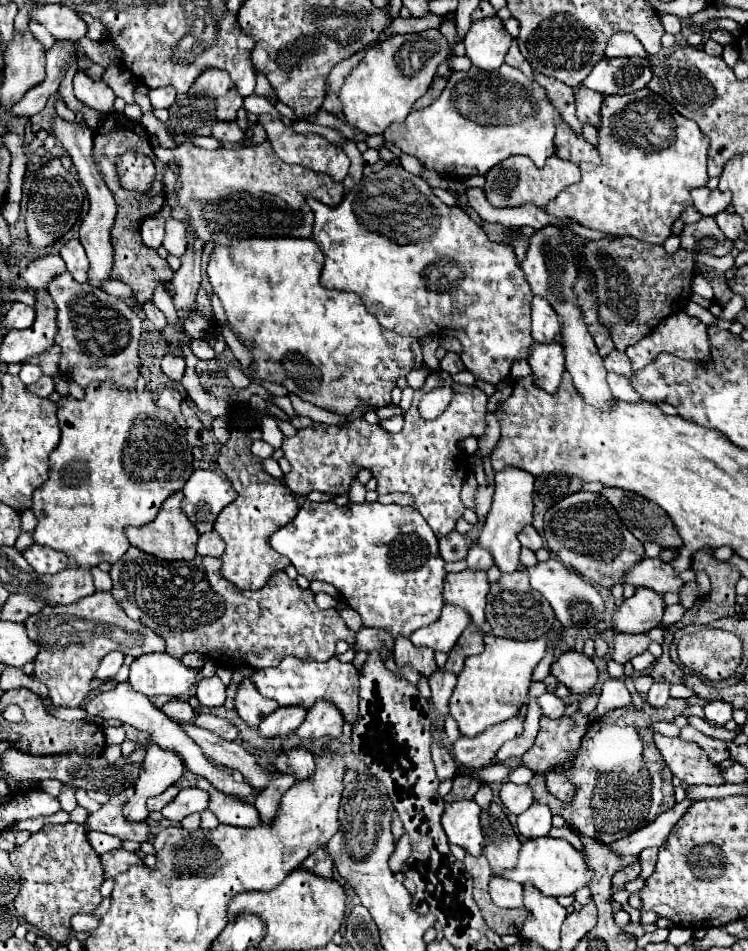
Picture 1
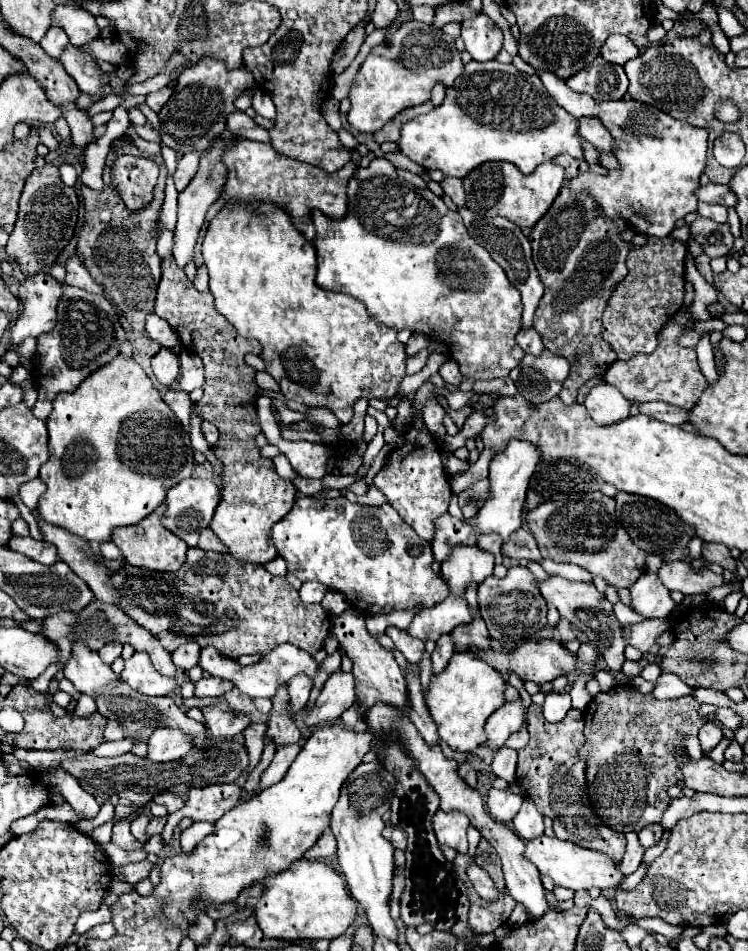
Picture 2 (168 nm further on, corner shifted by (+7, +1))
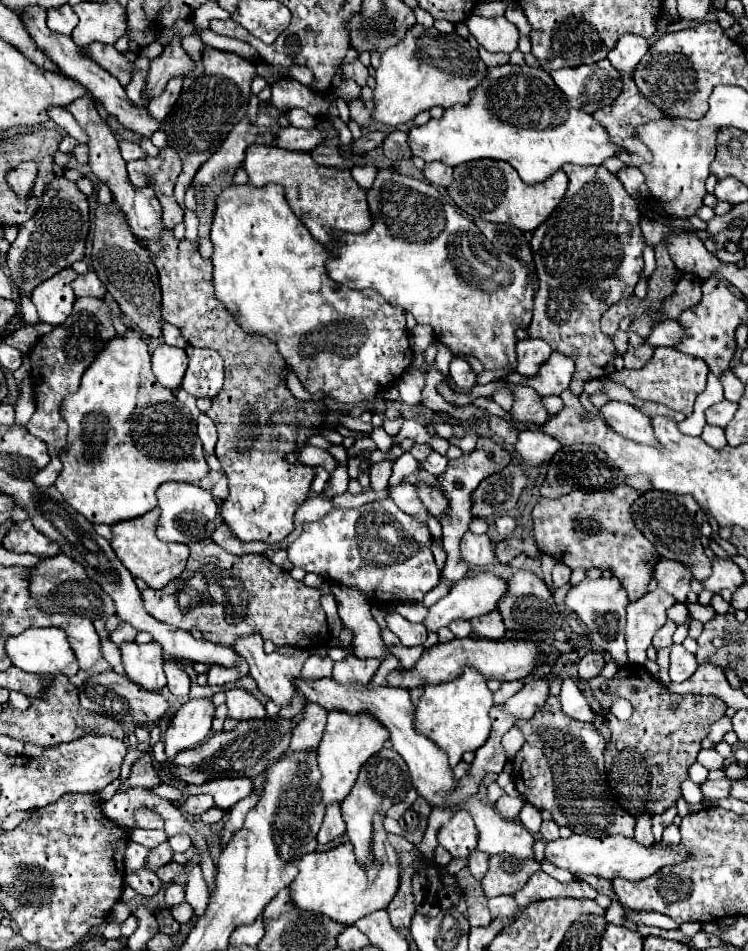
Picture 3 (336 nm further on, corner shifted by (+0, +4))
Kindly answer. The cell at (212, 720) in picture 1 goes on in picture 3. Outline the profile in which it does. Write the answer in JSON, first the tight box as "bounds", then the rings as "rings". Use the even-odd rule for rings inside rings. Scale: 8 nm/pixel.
{"bounds":[226,690,266,720],"rings":[[[228,690],[226,692],[226,706],[228,706],[228,718],[236,720],[260,720],[266,716],[264,706],[246,690]]]}

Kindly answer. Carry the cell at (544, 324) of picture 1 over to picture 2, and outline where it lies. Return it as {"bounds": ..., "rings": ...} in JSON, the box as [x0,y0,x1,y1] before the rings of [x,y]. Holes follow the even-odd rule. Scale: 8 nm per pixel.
{"bounds":[517,327,543,355],"rings":[[[531,327],[531,329],[521,329],[517,333],[517,345],[525,351],[525,353],[531,353],[531,355],[541,355],[543,351],[543,343],[541,343],[541,337],[539,333]]]}

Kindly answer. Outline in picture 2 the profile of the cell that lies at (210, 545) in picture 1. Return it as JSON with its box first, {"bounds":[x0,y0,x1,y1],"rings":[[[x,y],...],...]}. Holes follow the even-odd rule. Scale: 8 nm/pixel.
{"bounds":[199,527,229,553],"rings":[[[207,527],[201,531],[201,539],[199,539],[199,547],[201,549],[211,549],[211,551],[217,551],[217,553],[229,553],[227,547],[221,543],[221,539]]]}

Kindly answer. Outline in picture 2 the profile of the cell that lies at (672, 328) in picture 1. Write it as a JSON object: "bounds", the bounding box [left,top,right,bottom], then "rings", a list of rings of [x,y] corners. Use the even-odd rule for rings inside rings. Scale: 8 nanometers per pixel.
{"bounds":[605,320,707,409],"rings":[[[673,320],[668,321],[664,326],[659,333],[659,345],[651,355],[637,355],[629,361],[615,361],[607,369],[605,381],[615,385],[623,393],[623,397],[633,403],[665,401],[683,409],[691,409],[699,401],[699,395],[705,391],[707,383],[699,371],[695,349],[685,349],[677,345],[677,337],[685,327]]]}

